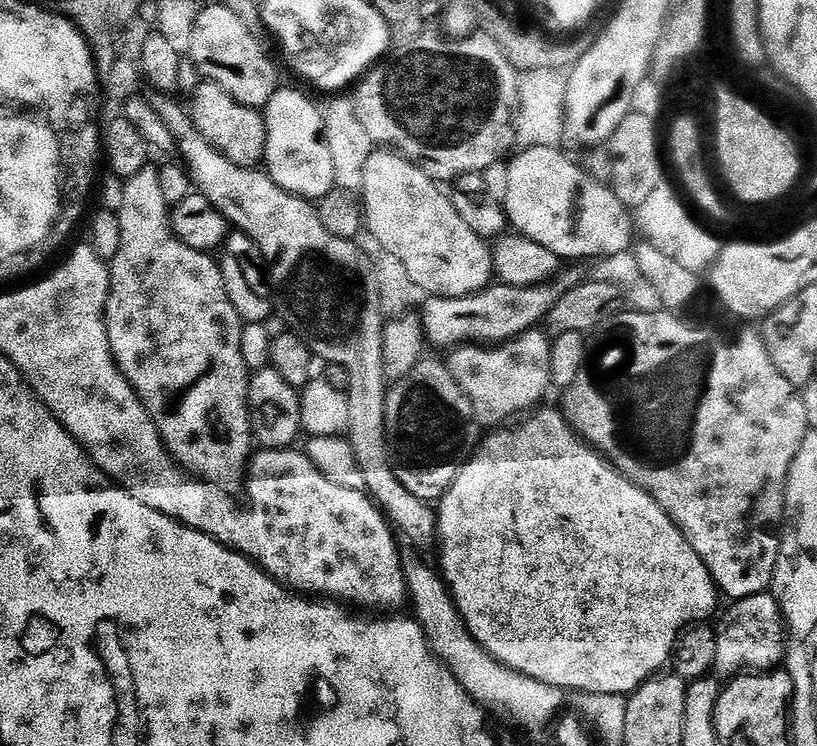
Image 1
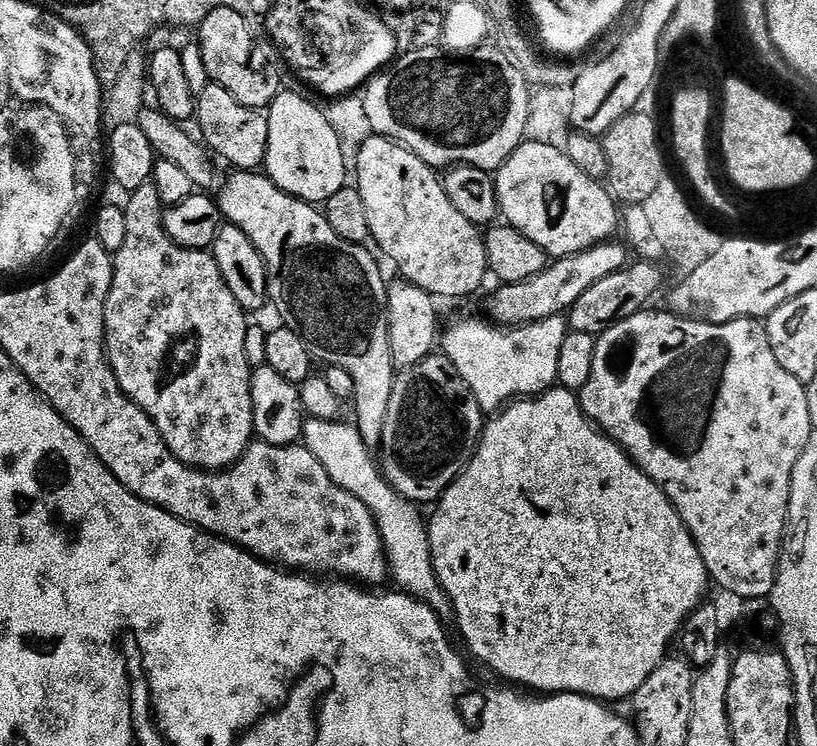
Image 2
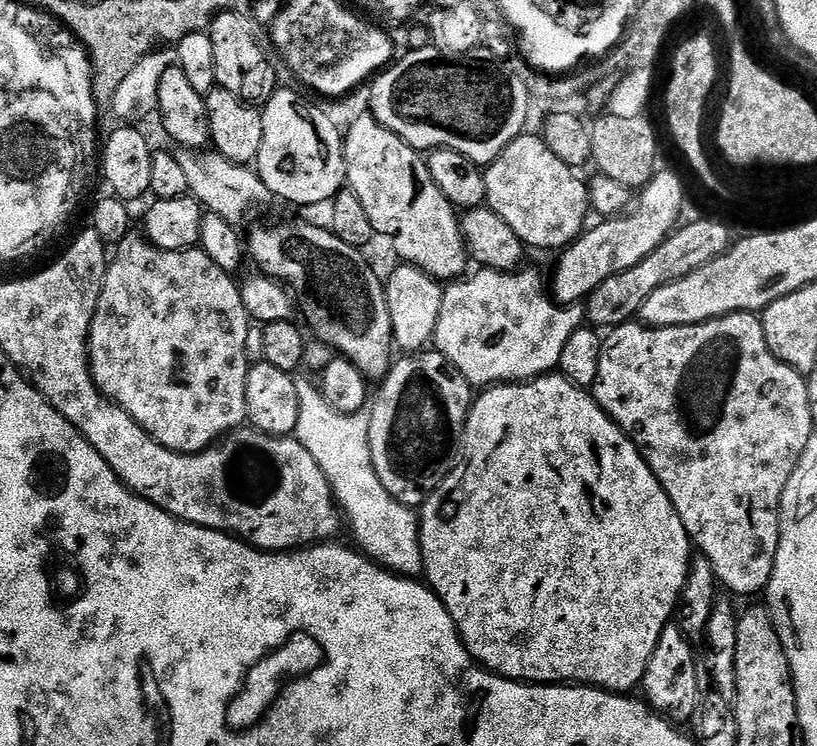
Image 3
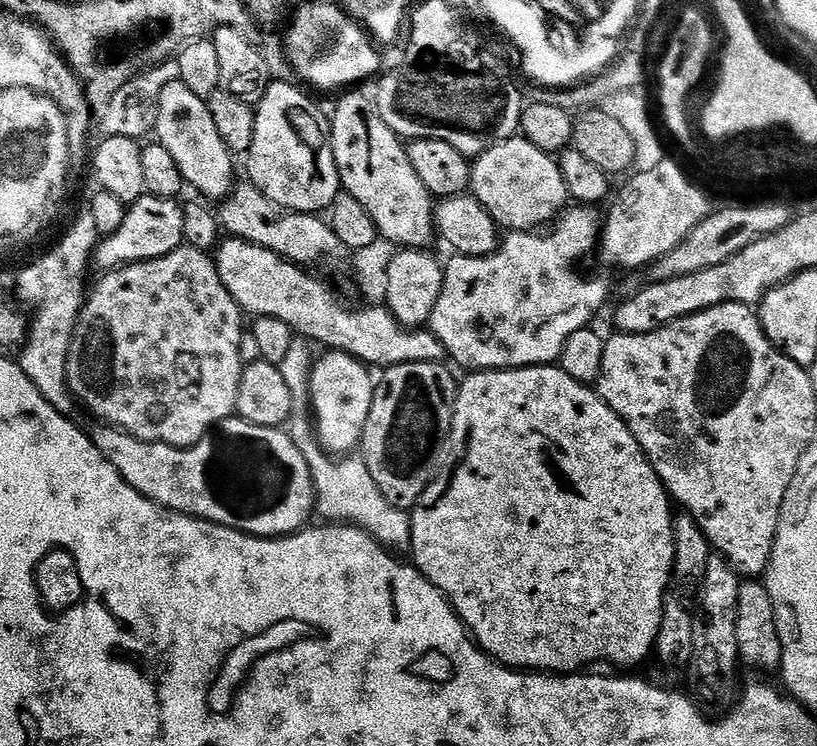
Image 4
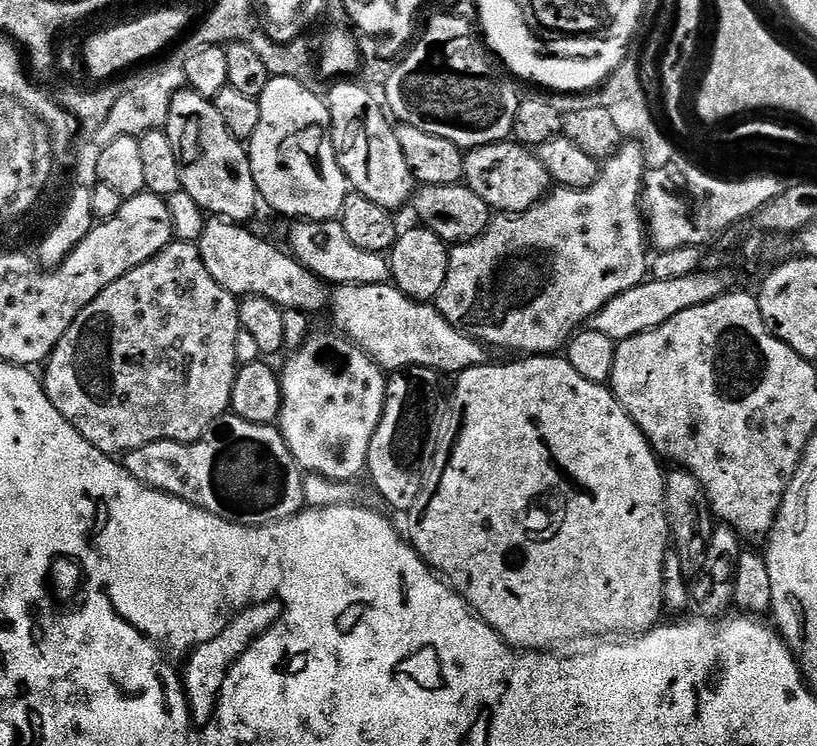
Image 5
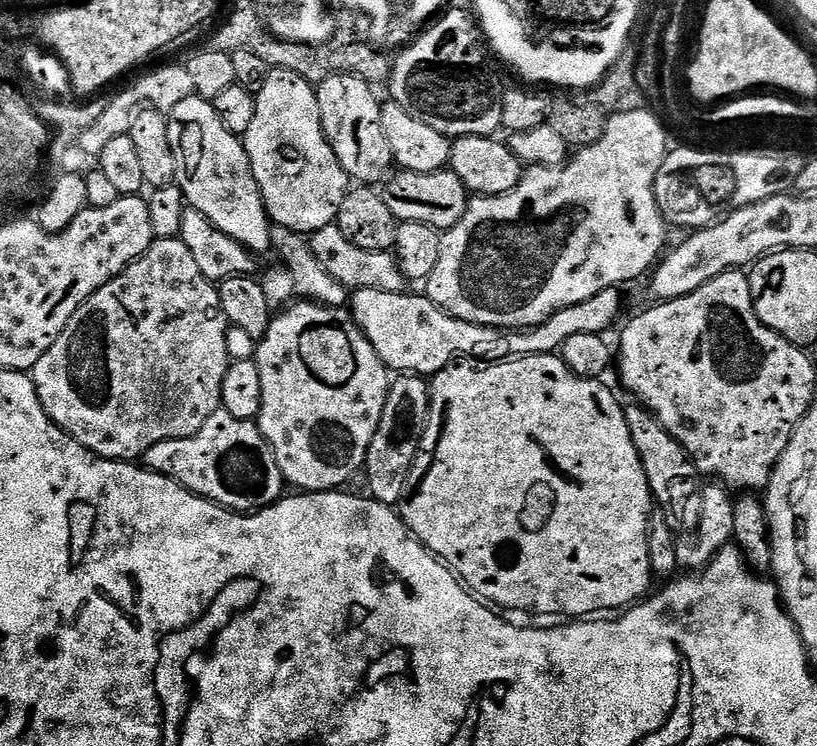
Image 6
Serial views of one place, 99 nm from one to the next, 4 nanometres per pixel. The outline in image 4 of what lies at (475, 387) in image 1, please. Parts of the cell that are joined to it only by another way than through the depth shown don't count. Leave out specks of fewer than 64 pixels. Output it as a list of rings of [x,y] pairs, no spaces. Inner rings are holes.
[[[572,206],[547,230],[509,231],[501,239],[499,250],[489,256],[453,255],[444,270],[438,306],[434,306],[434,314],[427,323],[442,342],[445,353],[468,368],[464,370],[481,372],[555,365],[562,354],[562,346],[566,346],[566,338],[589,327],[608,300],[606,281],[596,276],[583,276],[576,269],[580,260],[597,251],[600,243],[602,216],[596,212],[599,211],[592,206]]]

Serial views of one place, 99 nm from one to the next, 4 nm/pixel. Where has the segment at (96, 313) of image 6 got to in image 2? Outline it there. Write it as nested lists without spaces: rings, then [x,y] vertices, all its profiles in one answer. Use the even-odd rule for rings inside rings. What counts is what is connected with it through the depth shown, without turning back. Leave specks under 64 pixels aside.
[[[151,182],[140,188],[131,189],[128,204],[123,205],[126,214],[126,242],[122,242],[122,250],[114,253],[112,261],[112,285],[110,294],[106,298],[104,311],[104,346],[108,363],[112,365],[112,372],[116,375],[118,386],[130,397],[144,413],[152,419],[158,434],[166,442],[166,446],[183,464],[197,470],[223,470],[231,468],[240,455],[253,443],[255,428],[254,406],[251,402],[251,378],[253,367],[246,358],[246,334],[250,325],[249,317],[244,307],[230,294],[230,286],[222,278],[222,270],[218,270],[216,259],[211,251],[198,248],[183,248],[176,244],[166,234],[164,229],[164,213],[158,198],[158,190],[154,190]]]

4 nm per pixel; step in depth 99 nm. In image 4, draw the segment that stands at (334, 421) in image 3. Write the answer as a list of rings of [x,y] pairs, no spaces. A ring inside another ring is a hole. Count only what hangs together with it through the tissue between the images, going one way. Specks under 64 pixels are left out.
[[[303,338],[293,339],[286,358],[278,365],[282,377],[290,388],[292,399],[292,415],[286,423],[288,437],[298,446],[302,458],[306,458],[306,466],[310,466],[310,474],[316,491],[315,511],[320,512],[328,522],[353,524],[363,532],[369,532],[380,544],[389,550],[412,547],[412,518],[403,508],[395,508],[386,502],[386,494],[378,490],[378,482],[370,475],[366,462],[359,455],[348,454],[337,458],[333,453],[325,452],[314,431],[314,420],[310,415],[310,381],[312,378],[313,345]]]

